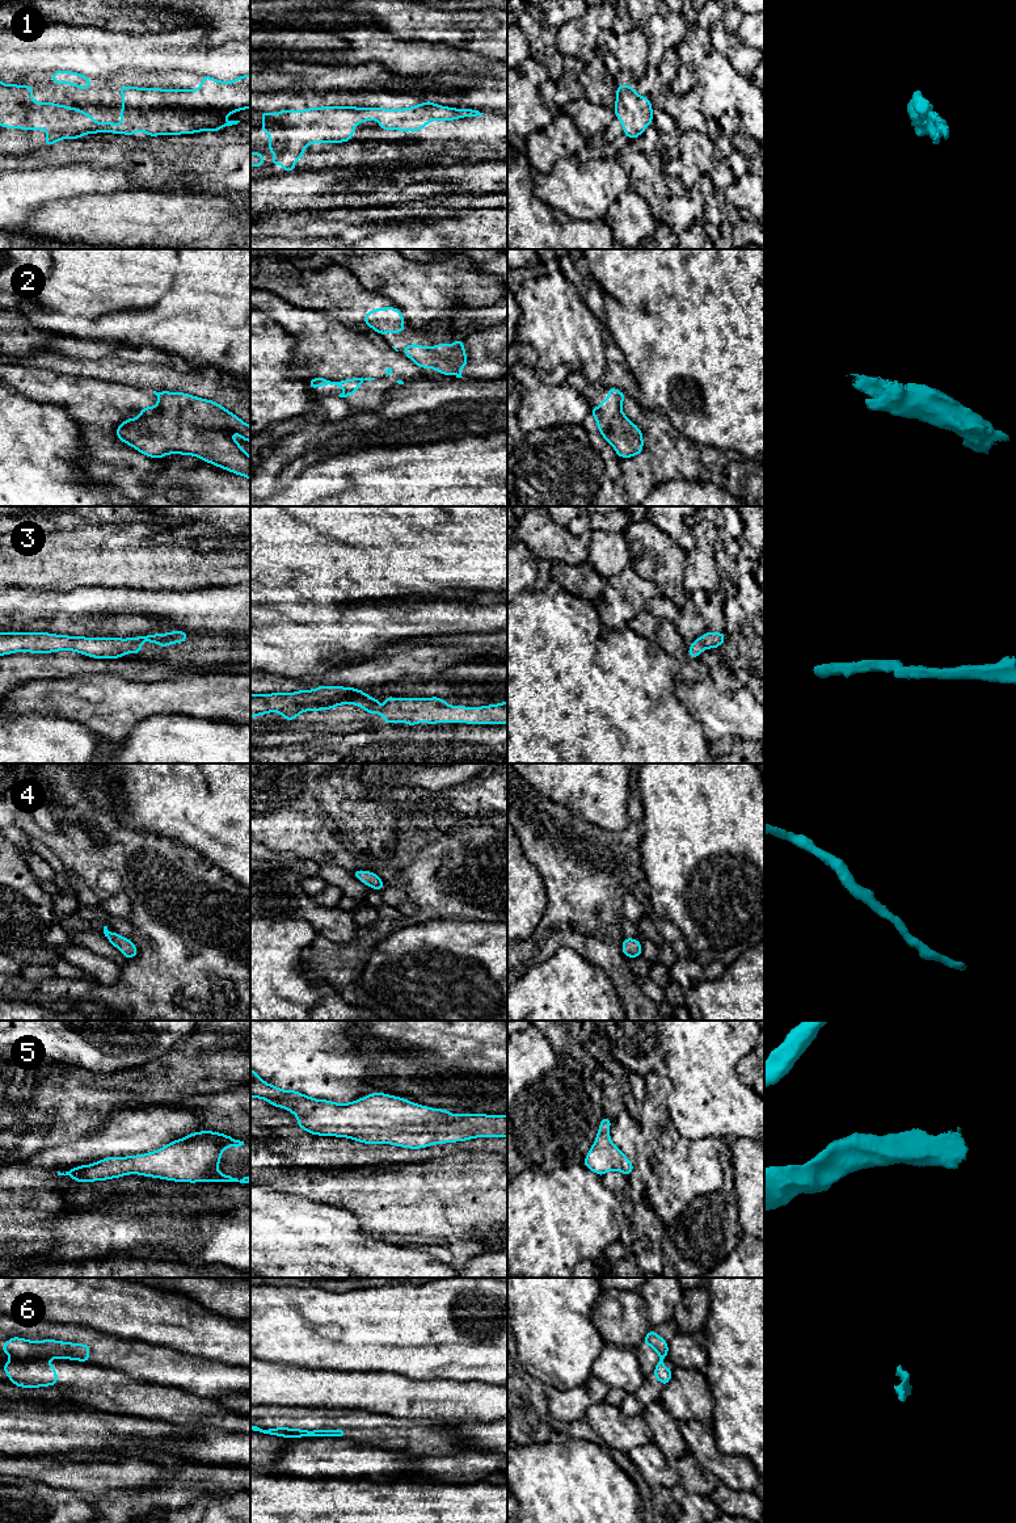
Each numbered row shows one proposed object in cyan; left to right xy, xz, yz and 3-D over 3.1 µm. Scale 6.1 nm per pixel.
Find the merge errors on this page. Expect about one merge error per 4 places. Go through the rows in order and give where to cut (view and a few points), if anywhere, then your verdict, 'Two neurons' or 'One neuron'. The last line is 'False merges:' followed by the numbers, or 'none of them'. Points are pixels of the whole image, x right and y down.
1: No split. One neuron
2: Split along xy (159, 407), (155, 413), (139, 419). Two neurons
3: No split. One neuron
4: No split. One neuron
5: No split. One neuron
6: Split along xy (49, 1357), (16, 1359). Two neurons
False merges: 2, 6

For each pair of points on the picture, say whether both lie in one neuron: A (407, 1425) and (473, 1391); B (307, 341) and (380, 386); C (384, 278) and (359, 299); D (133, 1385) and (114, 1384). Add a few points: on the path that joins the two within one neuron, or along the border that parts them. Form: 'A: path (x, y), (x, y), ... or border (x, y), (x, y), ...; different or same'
A: border (387, 1414), (404, 1418), (441, 1418), (443, 1421); different
B: path (325, 345), (348, 362), (362, 367); same
C: border (346, 270), (374, 294); different
D: path (129, 1385), (118, 1385); same

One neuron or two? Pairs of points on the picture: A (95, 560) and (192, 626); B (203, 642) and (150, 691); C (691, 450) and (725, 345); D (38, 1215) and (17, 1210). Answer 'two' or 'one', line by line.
A: two
B: two
C: two
D: one

